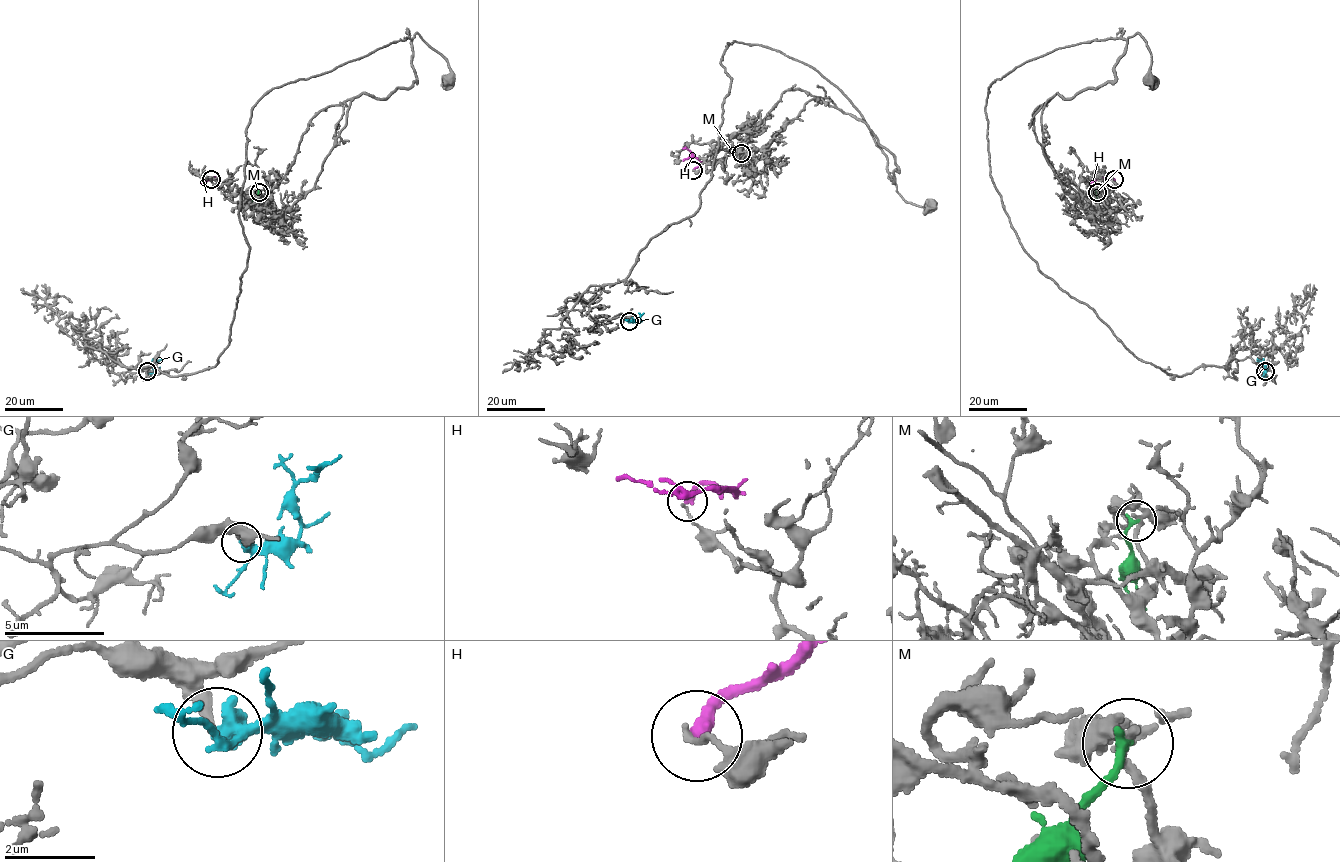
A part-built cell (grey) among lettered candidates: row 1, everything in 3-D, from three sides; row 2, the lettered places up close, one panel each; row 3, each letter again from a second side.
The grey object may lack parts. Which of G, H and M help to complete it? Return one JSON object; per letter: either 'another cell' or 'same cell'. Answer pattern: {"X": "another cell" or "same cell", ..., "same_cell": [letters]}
{"G": "another cell", "H": "another cell", "M": "another cell", "same_cell": []}

